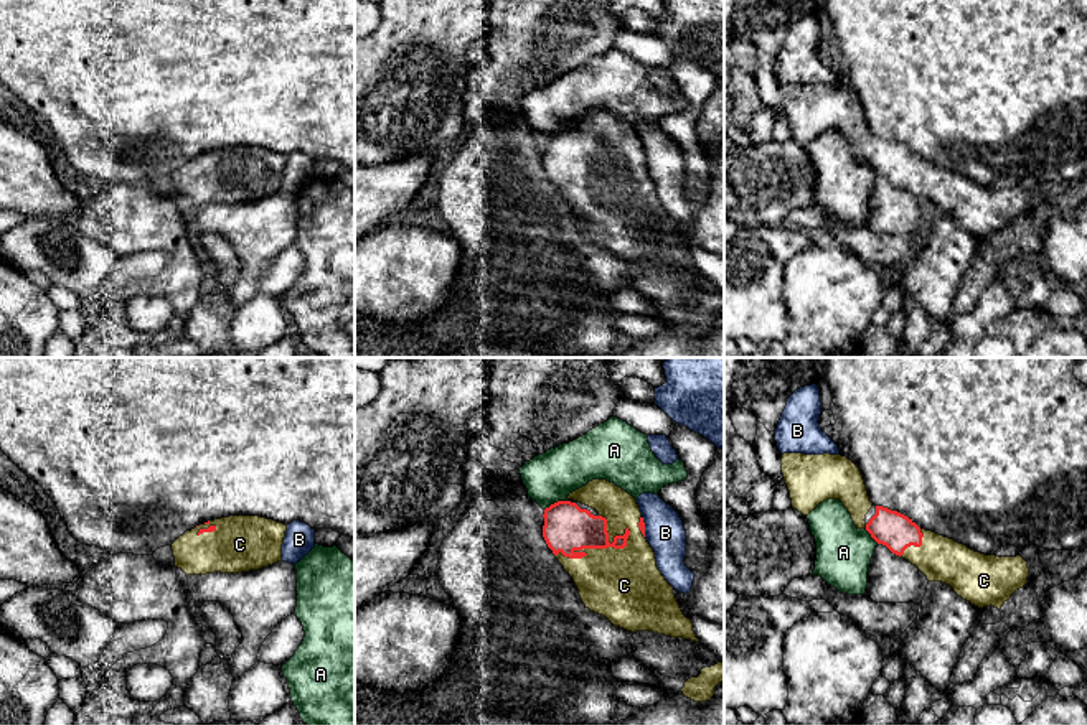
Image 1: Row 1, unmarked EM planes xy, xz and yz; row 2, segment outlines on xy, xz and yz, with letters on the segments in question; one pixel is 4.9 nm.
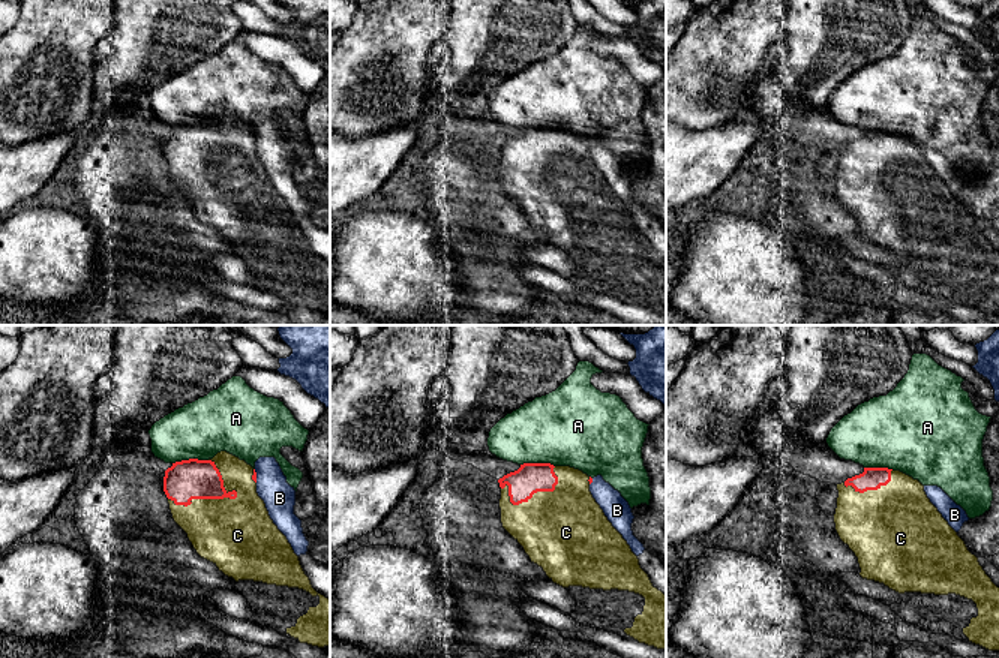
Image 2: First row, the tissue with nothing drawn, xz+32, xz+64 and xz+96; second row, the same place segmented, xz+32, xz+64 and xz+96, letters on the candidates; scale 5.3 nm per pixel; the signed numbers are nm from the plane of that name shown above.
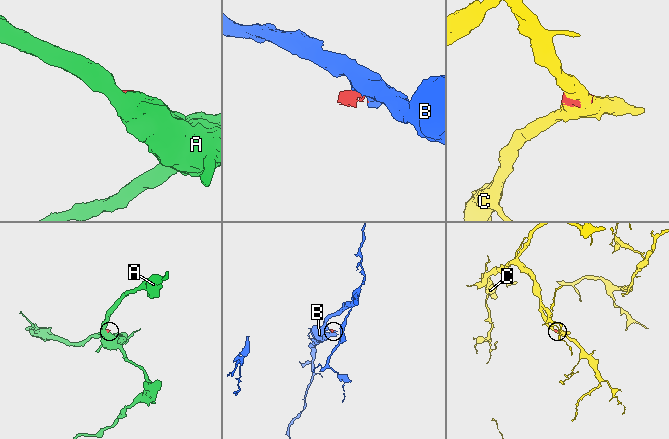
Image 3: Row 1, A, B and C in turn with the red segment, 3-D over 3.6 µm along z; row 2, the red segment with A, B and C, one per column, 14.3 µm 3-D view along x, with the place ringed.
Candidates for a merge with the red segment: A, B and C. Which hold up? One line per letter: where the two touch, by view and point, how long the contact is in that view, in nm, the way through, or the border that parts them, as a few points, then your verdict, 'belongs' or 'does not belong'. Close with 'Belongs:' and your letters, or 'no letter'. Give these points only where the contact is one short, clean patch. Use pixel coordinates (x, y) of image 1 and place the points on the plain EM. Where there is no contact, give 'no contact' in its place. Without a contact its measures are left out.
A: contact xz (555, 134); length 120 nm; border xz (566, 130), (558, 130), (545, 140); does not belong
B: contact xz (644, 157); length 110 nm; border xz (642, 147), (645, 167); does not belong
C: contact xz (592, 178); length 380 nm; belongs
Belongs: C

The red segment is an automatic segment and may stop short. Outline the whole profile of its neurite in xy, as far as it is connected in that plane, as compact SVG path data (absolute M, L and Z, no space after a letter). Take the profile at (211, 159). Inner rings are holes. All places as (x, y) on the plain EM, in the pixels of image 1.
M229 147L186 161L173 175L175 198L186 206L241 204L282 193L282 175L287 157L259 147Z

